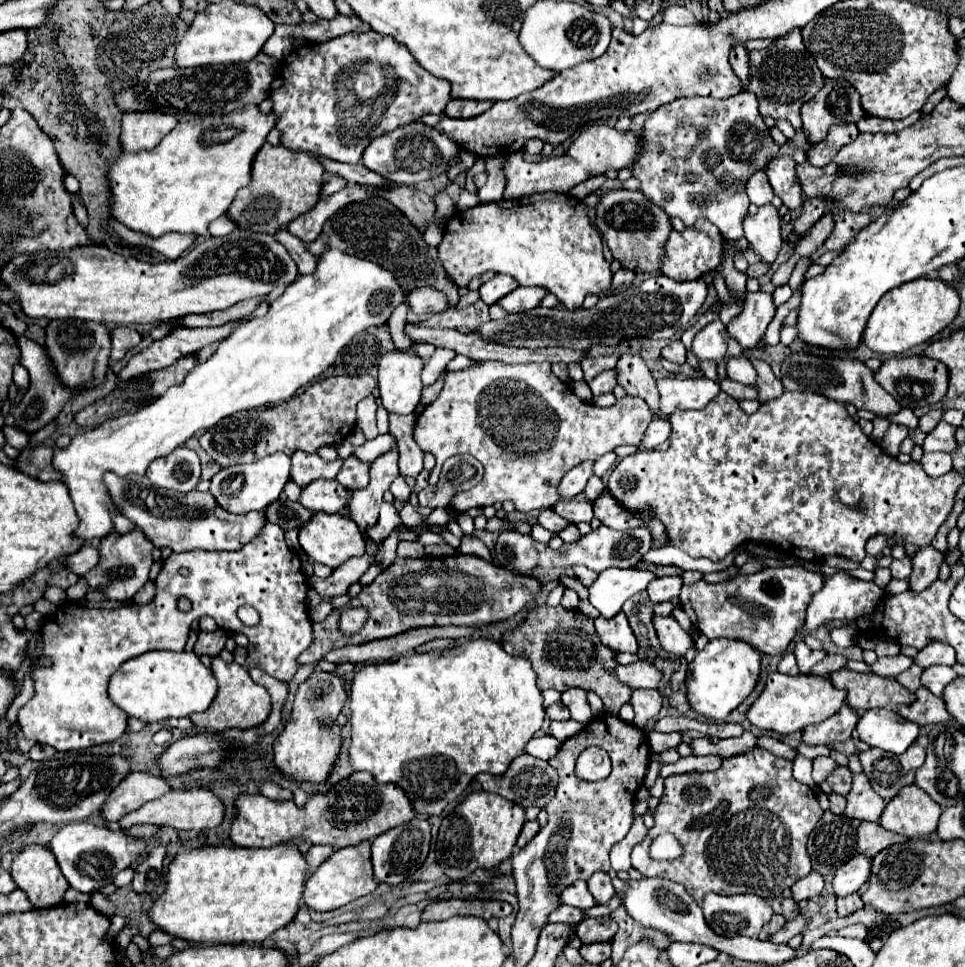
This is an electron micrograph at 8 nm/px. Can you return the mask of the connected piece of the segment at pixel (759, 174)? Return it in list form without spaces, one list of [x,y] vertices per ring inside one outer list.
[[[760,169],[756,171],[748,183],[746,183],[746,191],[748,191],[748,197],[754,205],[766,205],[772,201],[774,197],[774,191],[768,183],[768,177],[766,177],[766,169]]]

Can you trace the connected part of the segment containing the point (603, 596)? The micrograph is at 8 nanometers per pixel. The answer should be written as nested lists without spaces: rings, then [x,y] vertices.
[[[634,567],[604,569],[590,585],[590,603],[600,611],[604,619],[612,619],[616,613],[620,613],[624,601],[644,591],[656,577],[658,575],[652,571],[640,571]]]

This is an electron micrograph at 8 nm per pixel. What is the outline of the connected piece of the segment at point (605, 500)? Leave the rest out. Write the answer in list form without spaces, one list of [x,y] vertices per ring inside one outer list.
[[[604,491],[600,499],[594,501],[594,515],[602,521],[602,525],[610,529],[636,529],[644,527],[652,533],[652,547],[660,549],[668,543],[668,531],[664,523],[654,515],[652,507],[644,507],[640,511],[630,511],[618,503],[610,491]]]

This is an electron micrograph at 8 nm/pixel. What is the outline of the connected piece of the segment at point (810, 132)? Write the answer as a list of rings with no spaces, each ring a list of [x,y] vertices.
[[[826,79],[824,87],[818,91],[816,97],[812,97],[810,101],[806,101],[802,105],[802,131],[806,133],[808,141],[814,145],[820,139],[824,139],[824,135],[828,133],[828,129],[836,123],[856,123],[862,115],[864,109],[860,107],[860,93],[846,81],[846,79]]]

